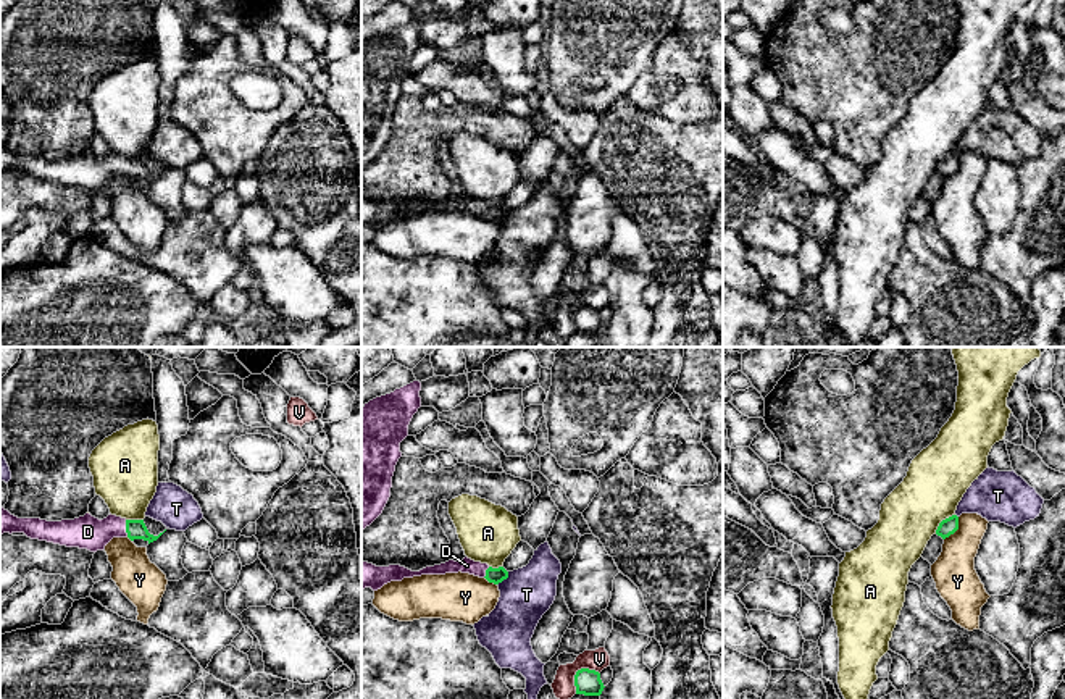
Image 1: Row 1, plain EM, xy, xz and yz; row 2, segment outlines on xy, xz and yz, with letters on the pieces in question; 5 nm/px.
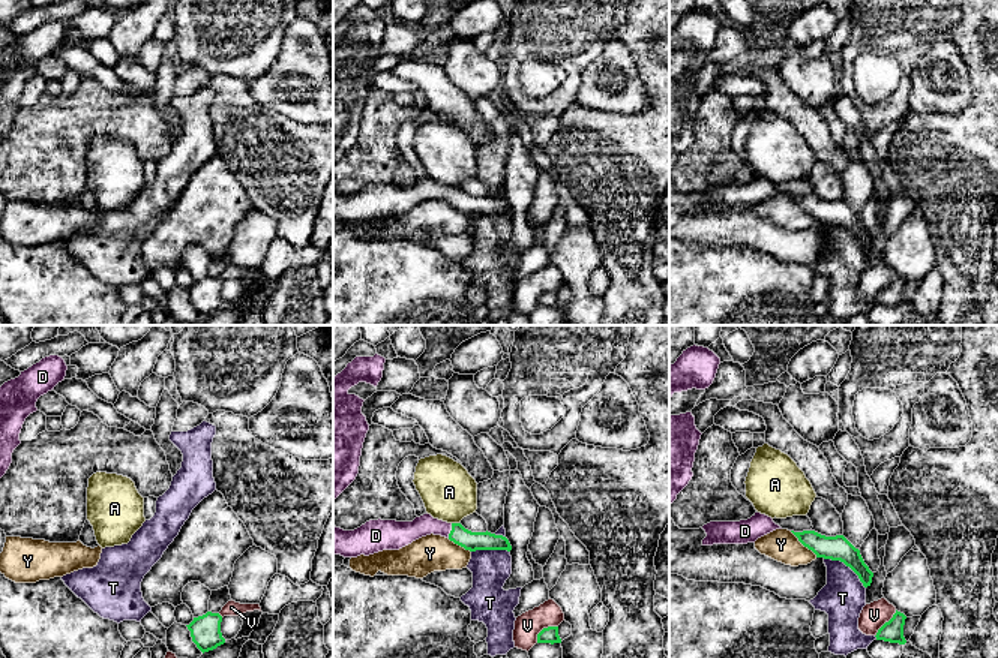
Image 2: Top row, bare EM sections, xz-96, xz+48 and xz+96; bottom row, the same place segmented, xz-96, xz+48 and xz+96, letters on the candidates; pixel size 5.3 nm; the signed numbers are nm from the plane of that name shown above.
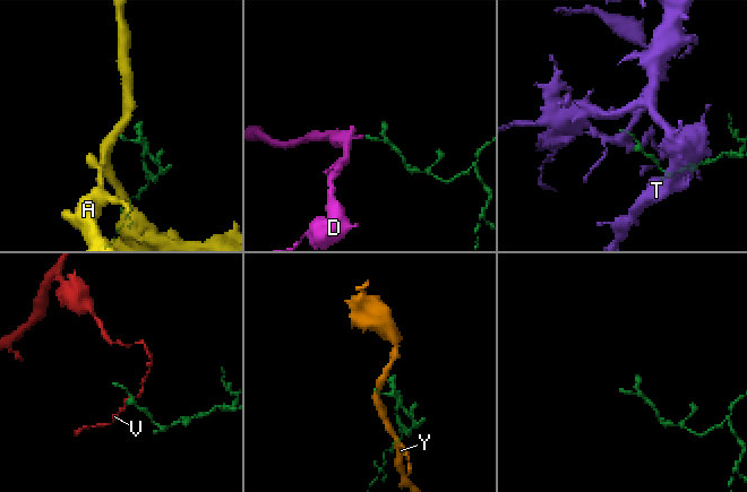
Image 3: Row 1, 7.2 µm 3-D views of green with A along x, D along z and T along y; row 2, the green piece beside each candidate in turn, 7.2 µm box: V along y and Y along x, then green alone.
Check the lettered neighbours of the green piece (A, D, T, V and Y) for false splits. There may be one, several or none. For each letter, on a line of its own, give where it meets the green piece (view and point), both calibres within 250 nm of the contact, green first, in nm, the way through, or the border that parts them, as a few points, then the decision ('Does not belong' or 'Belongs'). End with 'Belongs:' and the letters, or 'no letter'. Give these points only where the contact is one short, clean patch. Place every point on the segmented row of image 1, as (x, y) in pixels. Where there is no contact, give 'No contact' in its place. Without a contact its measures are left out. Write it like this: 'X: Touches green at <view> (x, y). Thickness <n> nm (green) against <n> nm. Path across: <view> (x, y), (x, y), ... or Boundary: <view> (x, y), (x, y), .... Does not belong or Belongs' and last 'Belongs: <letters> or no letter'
A: Touches green at yz (941, 522). Thickness 90 nm (green) against 300 nm. Boundary: yz (954, 514), (946, 517), (935, 533). Does not belong
D: Touches green at xy (126, 528). Thickness 100 nm (green) against 160 nm. Path across: xy (136, 528), (126, 528), (87, 531). Belongs
T: Touches green at xz (504, 578). Thickness 80 nm (green) against 260 nm. Does not belong
V: Touches green at xz (576, 672). Thickness 130 nm (green) against 110 nm. Boundary: xz (599, 672), (580, 669), (575, 673), (575, 693). Does not belong
Y: Touches green at yz (956, 530). Thickness 90 nm (green) against 220 nm. Boundary: yz (959, 517), (959, 527), (944, 539). Does not belong
Belongs: D

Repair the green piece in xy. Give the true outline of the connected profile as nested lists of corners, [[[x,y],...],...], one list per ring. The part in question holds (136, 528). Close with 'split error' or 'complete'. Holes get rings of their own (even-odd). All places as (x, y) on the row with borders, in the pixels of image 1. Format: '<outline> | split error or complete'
[[[0,507],[0,534],[3,533],[24,533],[31,539],[90,552],[103,550],[113,538],[127,536],[131,541],[144,539],[150,544],[163,534],[150,534],[144,520],[126,520],[111,513],[103,520],[86,513],[74,520],[47,521],[40,518],[18,518]]] | split error

